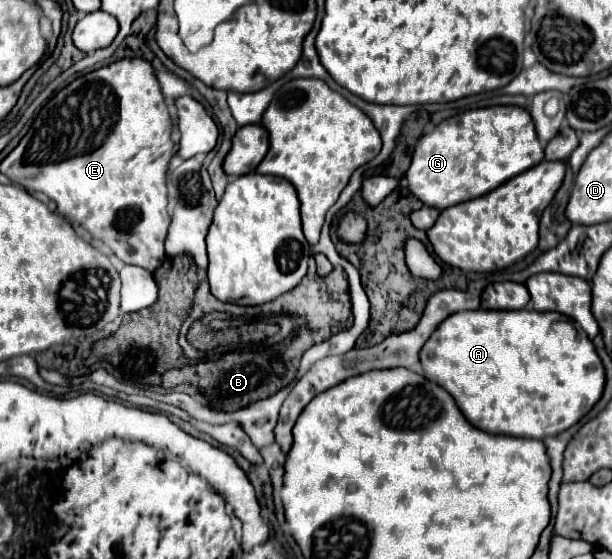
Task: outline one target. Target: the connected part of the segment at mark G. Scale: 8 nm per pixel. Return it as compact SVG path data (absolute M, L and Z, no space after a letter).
M491 106L453 116L433 132L421 136L413 162L405 174L409 190L427 206L445 210L449 206L485 196L509 178L533 168L543 160L533 118L521 106Z

